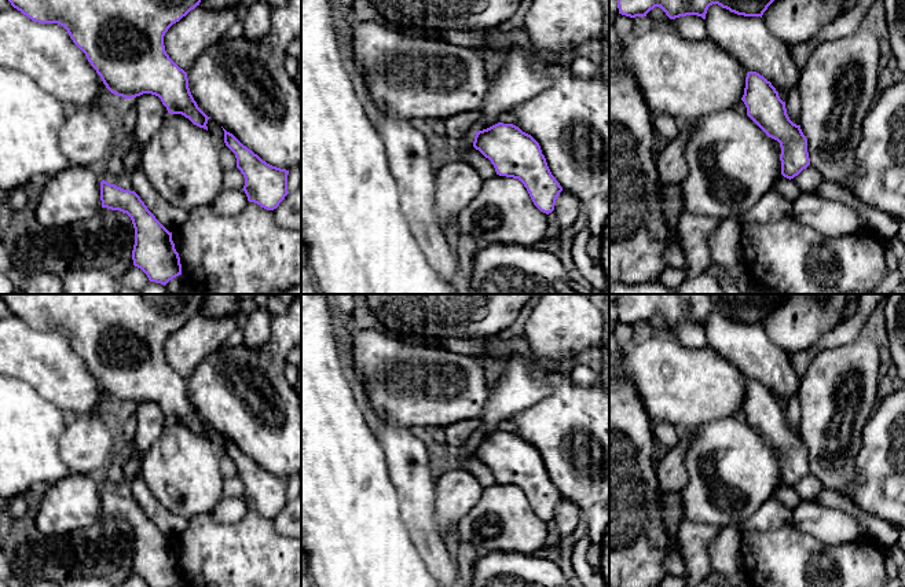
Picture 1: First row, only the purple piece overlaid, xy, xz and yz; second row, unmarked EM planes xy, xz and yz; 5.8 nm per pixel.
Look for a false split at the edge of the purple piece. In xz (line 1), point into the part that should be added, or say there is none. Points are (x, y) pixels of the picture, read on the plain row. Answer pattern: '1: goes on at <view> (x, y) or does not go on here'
1: does not go on here

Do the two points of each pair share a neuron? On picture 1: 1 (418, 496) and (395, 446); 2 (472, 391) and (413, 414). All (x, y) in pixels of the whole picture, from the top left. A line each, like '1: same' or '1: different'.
1: same
2: same

